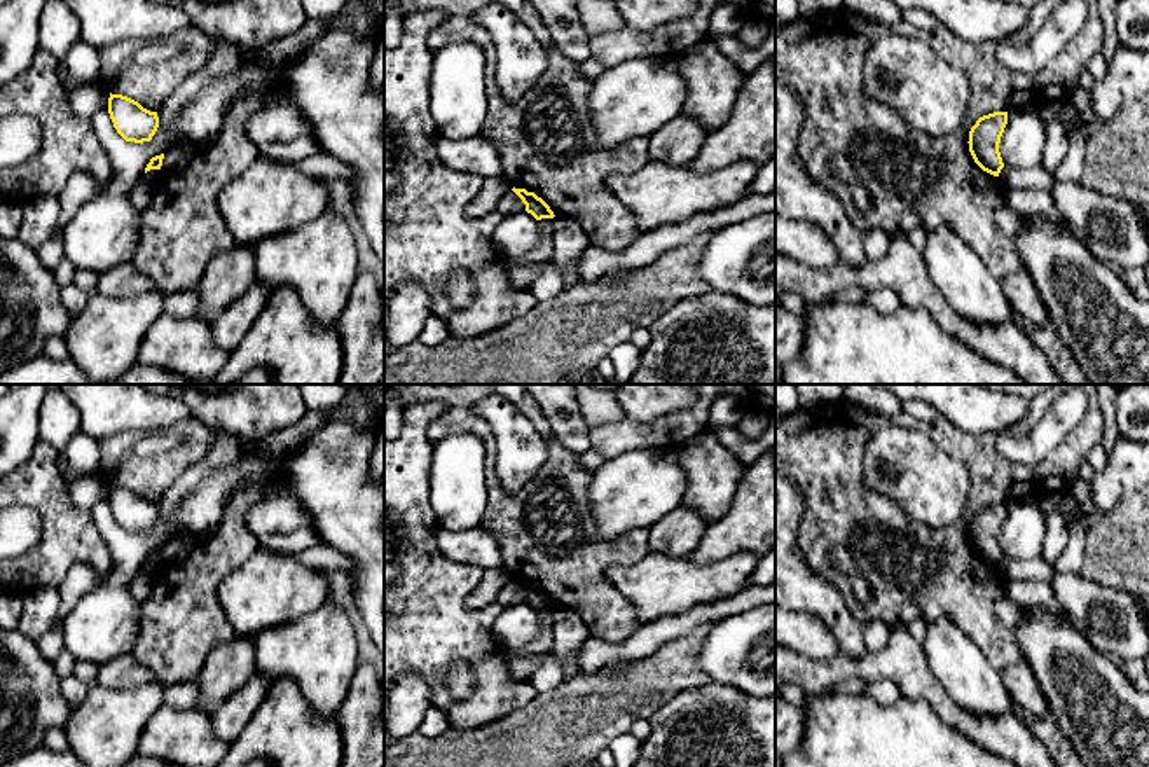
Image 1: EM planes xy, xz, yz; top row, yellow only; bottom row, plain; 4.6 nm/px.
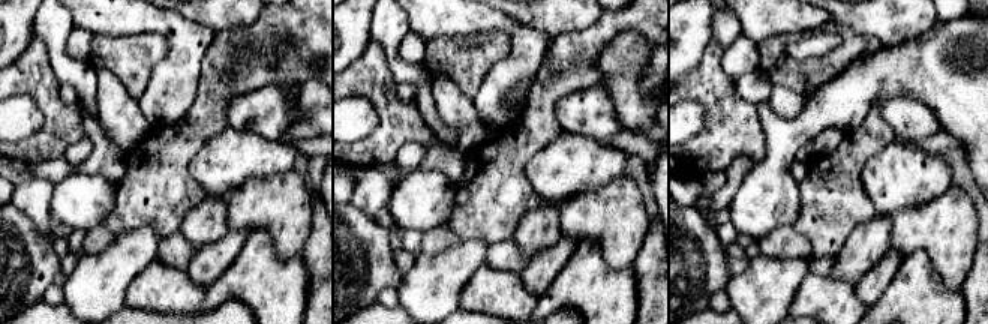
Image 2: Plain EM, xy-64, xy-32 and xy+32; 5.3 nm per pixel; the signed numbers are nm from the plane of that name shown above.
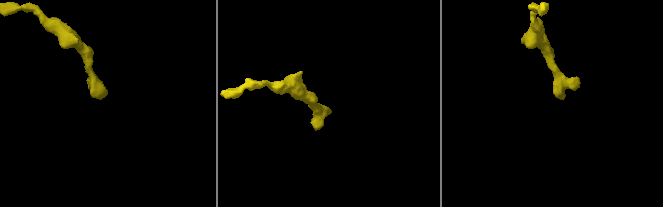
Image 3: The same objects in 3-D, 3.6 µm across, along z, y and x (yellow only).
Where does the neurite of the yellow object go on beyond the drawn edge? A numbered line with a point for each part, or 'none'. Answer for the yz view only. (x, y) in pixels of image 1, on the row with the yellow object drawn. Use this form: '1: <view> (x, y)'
none

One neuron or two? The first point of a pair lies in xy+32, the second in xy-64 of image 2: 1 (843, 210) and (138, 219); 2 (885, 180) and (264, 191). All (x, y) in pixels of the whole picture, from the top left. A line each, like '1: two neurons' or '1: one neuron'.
1: one neuron
2: two neurons

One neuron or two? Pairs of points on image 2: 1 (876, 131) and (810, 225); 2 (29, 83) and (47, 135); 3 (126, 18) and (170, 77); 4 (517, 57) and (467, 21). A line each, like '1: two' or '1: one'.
1: one
2: one
3: one
4: one

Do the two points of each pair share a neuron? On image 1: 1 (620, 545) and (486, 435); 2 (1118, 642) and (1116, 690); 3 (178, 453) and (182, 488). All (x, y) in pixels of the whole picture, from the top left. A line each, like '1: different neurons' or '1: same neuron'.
1: same neuron
2: different neurons
3: different neurons

